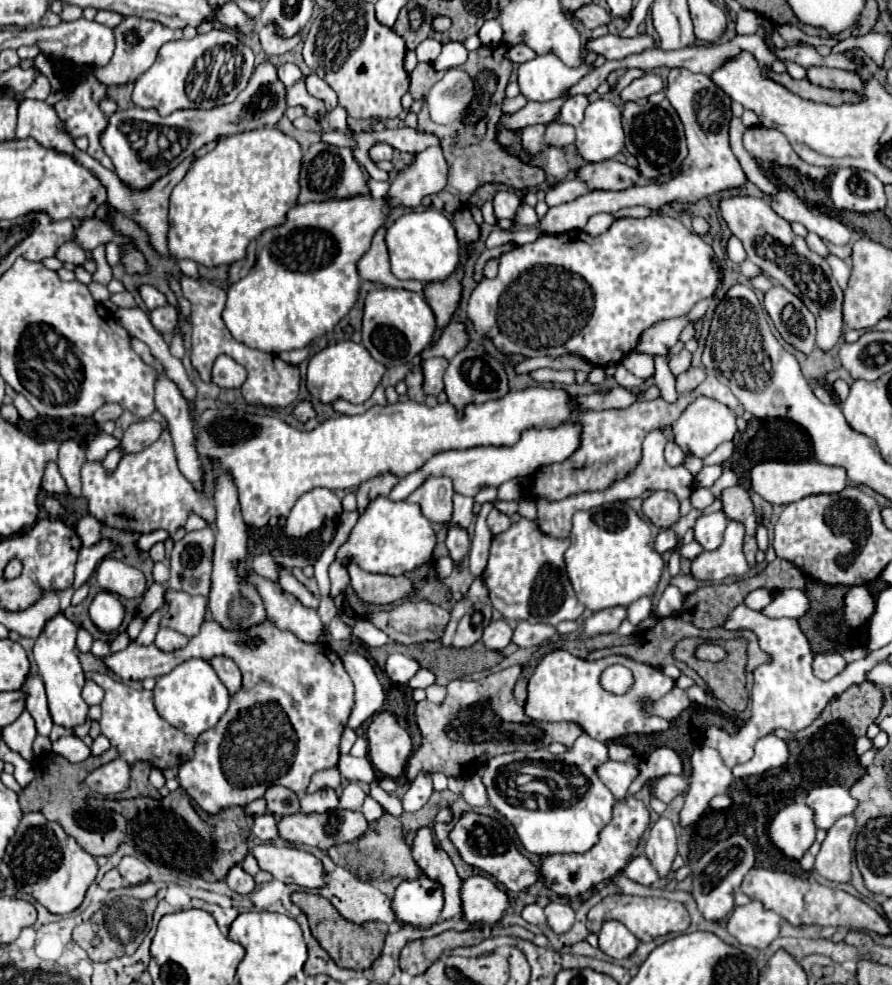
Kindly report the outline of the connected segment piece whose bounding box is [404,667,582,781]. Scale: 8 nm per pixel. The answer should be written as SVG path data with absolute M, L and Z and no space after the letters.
M510 667L500 673L492 673L480 681L452 681L448 683L448 695L442 705L430 701L416 703L416 723L422 733L422 743L412 751L408 767L404 769L404 779L414 781L420 771L444 773L446 777L466 779L484 761L510 753L510 751L536 751L548 747L550 743L564 743L568 749L574 745L582 733L578 723L534 723L534 725L512 725L526 723L528 717L524 709L514 701L512 689L522 667Z

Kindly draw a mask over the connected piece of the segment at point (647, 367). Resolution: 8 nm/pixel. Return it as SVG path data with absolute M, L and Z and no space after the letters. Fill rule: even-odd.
M630 353L628 359L624 359L624 367L640 379L650 379L654 377L654 355Z

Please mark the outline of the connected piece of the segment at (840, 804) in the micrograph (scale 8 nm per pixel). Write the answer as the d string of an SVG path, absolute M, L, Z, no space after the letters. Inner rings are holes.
M822 785L812 789L806 797L806 803L816 811L814 823L818 829L830 829L836 819L852 815L858 807L850 791L840 785Z

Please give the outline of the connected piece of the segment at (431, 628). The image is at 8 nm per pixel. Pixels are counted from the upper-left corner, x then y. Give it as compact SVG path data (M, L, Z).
M408 601L396 605L390 611L374 611L368 615L370 623L382 629L392 641L404 645L438 639L438 633L444 631L448 619L448 611L428 601Z

